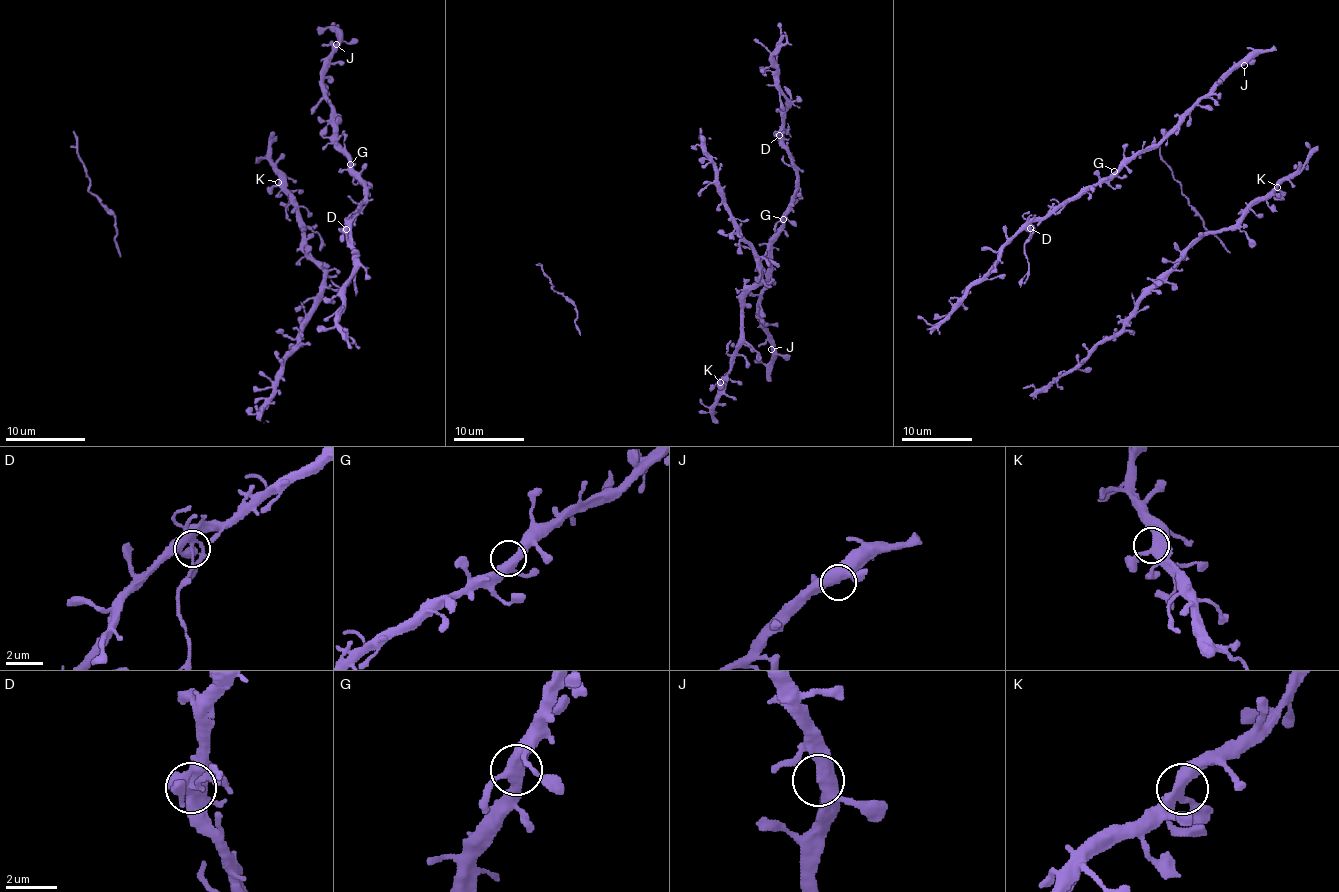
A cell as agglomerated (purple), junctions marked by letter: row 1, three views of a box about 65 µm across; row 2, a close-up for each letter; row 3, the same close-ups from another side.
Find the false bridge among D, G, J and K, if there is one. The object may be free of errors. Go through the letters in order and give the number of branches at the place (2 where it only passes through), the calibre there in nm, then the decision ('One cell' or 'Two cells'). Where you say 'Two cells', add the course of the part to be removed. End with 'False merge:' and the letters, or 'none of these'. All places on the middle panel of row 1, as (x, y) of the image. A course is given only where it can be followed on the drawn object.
D: Branches: 3. Thickness 380 nm. Two cells
G: Branches: 3. Thickness 400 nm. One cell
J: Branches: 3. Thickness 400 nm. One cell
K: Branches: 3. Thickness 400 nm. One cell
False merge: D

